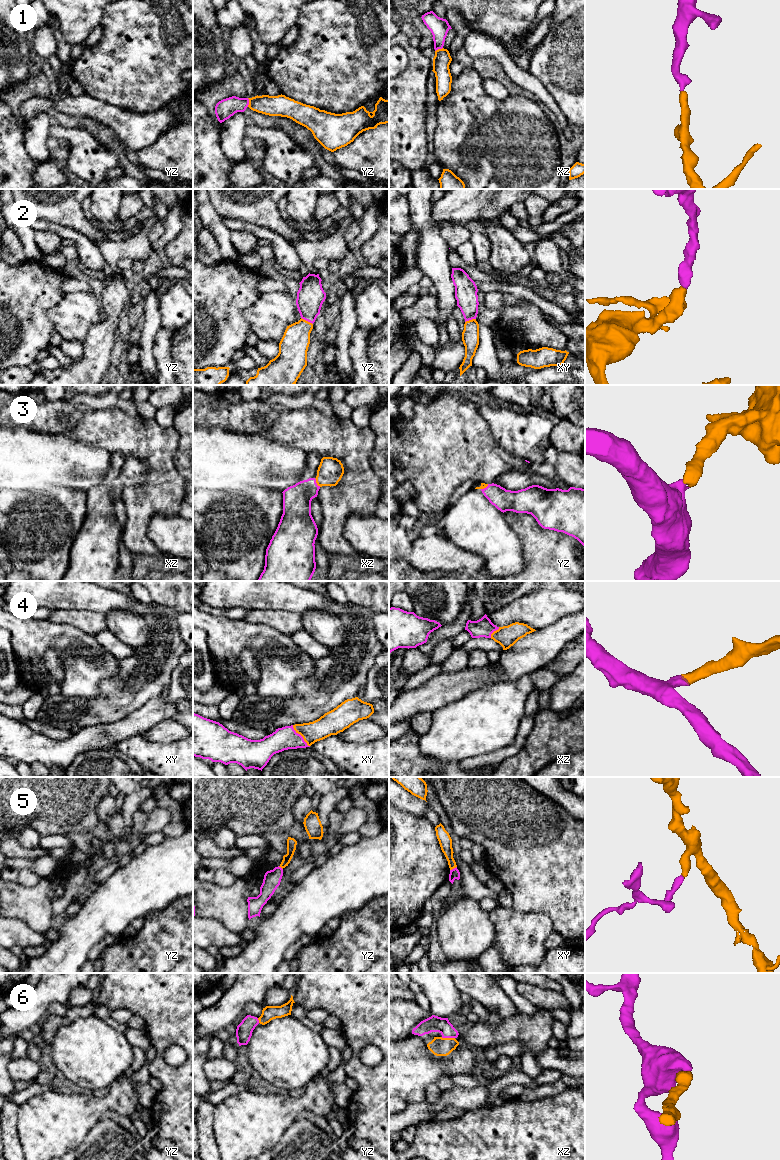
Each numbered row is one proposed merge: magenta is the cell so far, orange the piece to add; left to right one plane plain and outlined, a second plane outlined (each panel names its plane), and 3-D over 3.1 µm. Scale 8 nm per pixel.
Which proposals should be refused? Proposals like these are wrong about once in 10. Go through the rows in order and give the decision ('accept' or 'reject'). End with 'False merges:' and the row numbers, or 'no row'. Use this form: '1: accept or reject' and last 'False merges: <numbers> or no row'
1: accept
2: accept
3: accept
4: accept
5: reject
6: accept
False merges: 5

